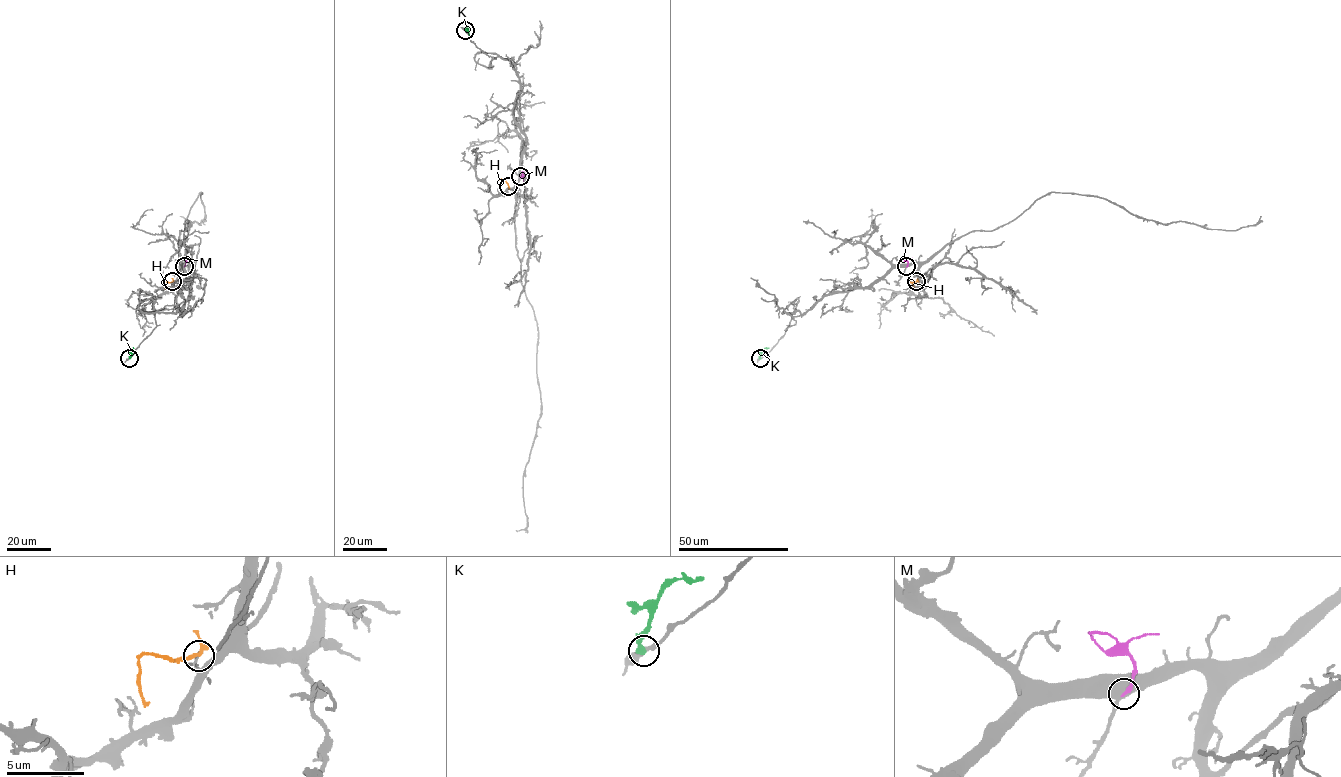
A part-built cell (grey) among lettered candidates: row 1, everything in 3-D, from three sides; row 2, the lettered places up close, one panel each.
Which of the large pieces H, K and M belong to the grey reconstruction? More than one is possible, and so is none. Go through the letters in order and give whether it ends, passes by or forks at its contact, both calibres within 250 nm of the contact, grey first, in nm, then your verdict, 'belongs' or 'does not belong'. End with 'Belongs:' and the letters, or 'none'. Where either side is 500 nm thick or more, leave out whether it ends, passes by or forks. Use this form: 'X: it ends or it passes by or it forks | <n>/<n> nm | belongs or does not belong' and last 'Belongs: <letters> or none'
H: it forks | 130/180 nm | does not belong
K: it passes by | 280/280 nm | does not belong
M: 550/240 nm | does not belong
Belongs: none

